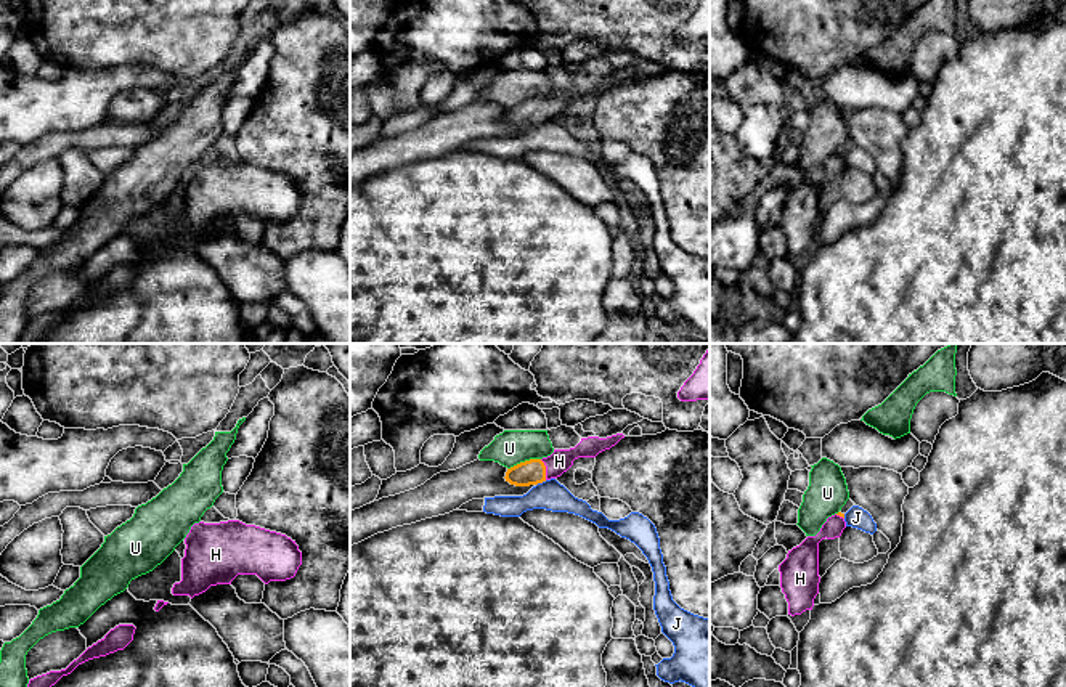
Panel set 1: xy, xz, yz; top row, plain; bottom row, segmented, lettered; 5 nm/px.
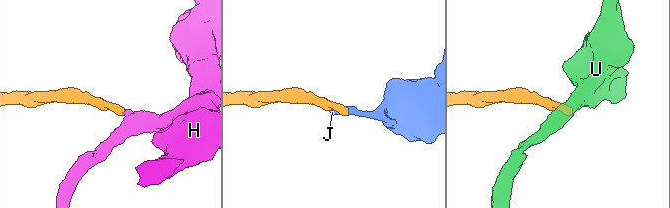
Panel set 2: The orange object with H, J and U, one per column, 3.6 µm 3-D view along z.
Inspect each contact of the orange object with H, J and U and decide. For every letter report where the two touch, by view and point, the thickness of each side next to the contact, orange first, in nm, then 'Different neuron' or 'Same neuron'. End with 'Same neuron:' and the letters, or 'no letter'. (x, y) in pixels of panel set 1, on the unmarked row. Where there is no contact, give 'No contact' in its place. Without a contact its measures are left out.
H: Touches orange at xz (545, 109). Thickness 130 nm (orange) against 110 nm. Same neuron
J: Touches orange at xz (541, 122). Thickness 130 nm (orange) against 150 nm. Different neuron
U: Touches orange at xz (525, 101). Thickness 130 nm (orange) against 180 nm. Different neuron
Same neuron: H

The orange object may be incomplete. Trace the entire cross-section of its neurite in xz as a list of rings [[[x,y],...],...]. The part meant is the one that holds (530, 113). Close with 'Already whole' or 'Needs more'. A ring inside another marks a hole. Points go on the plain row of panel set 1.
[[[616,74],[607,79],[581,79],[575,88],[554,90],[554,93],[547,98],[530,100],[507,109],[504,119],[515,127],[530,127],[557,119],[573,106],[575,100],[596,98],[599,93],[615,87],[621,79],[625,79],[623,74]]]. Needs more

